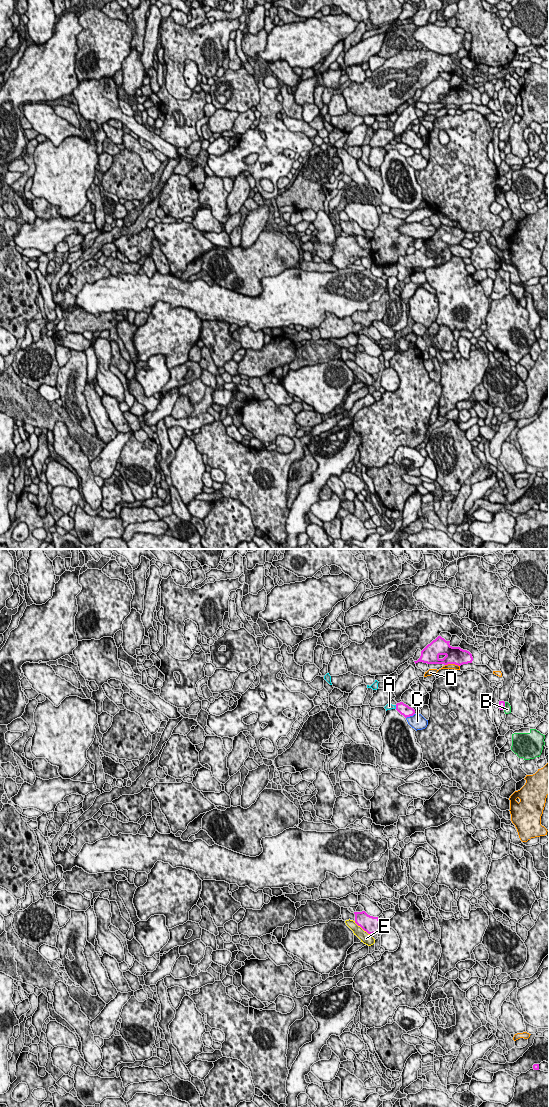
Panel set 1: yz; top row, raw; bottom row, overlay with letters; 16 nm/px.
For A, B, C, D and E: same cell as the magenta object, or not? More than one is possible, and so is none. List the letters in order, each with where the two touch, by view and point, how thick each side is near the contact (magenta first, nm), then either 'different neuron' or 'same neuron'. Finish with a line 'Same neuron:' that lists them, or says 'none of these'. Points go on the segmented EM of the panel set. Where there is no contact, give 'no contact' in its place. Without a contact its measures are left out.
A: contact yz (396, 707); calibres 180 and 100 nm; same neuron
B: contact yz (504, 706); calibres 120 and 120 nm; different neuron
C: contact yz (410, 715); calibres 180 and 240 nm; different neuron
D: contact yz (452, 663); calibres 280 and 100 nm; different neuron
E: contact yz (363, 929); calibres 280 and 170 nm; different neuron
Same neuron: A

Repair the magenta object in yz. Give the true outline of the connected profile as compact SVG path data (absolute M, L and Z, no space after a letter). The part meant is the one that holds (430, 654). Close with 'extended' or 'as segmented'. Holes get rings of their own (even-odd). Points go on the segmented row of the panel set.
M438 636L422 651L421 656L415 664L423 662L427 664L455 664L461 666L463 664L472 663L472 654L463 650L460 647L452 647L450 641L446 641L441 636Z; as segmented

